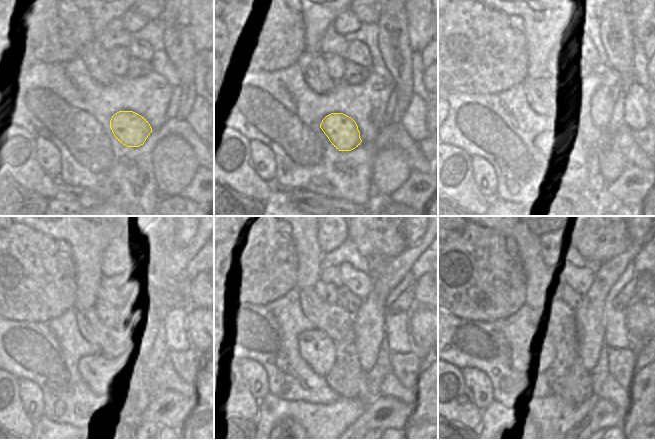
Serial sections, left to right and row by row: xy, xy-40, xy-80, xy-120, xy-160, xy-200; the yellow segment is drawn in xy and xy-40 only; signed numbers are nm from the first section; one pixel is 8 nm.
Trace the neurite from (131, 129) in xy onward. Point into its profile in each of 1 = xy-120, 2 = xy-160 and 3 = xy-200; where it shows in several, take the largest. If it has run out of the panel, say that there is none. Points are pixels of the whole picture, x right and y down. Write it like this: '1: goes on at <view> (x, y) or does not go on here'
1: goes on at xy-120 (94, 369)
2: goes on at xy-160 (318, 351)
3: goes on at xy-200 (536, 348)

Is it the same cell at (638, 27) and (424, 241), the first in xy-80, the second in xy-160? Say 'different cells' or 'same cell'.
different cells

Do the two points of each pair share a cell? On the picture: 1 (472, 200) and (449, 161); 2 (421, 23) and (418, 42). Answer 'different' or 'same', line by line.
1: same
2: same

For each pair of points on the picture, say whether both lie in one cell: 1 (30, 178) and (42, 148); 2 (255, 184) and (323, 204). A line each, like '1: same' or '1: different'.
1: different
2: same

